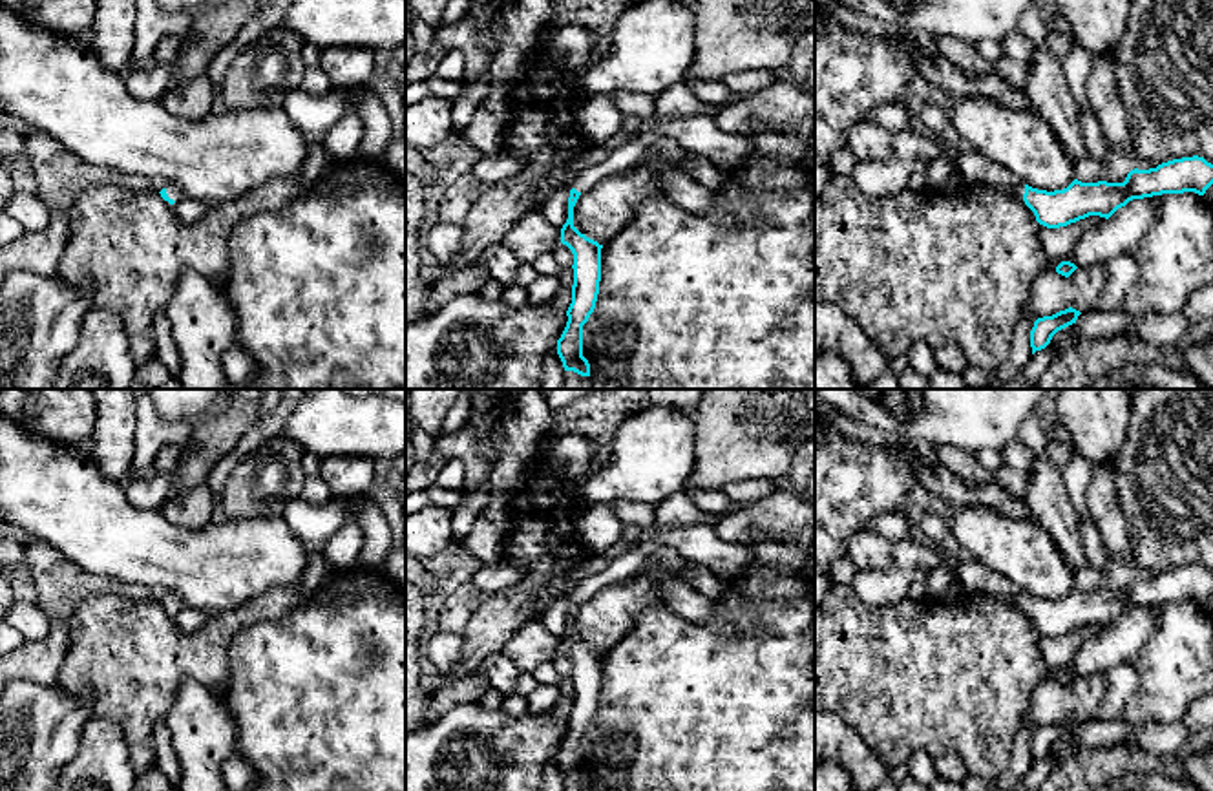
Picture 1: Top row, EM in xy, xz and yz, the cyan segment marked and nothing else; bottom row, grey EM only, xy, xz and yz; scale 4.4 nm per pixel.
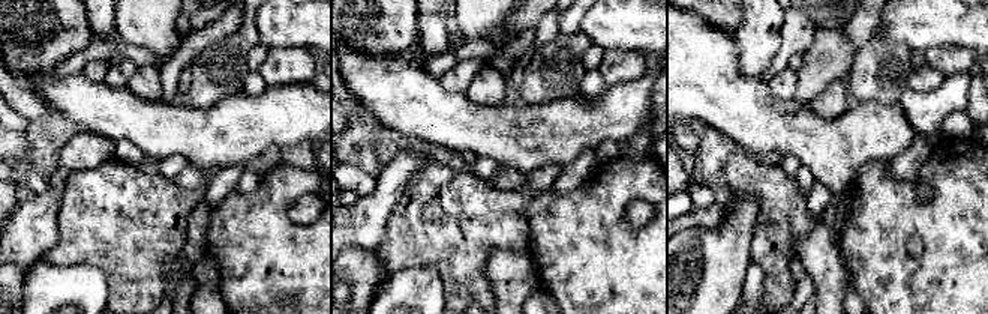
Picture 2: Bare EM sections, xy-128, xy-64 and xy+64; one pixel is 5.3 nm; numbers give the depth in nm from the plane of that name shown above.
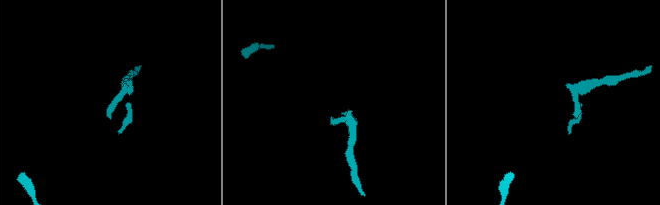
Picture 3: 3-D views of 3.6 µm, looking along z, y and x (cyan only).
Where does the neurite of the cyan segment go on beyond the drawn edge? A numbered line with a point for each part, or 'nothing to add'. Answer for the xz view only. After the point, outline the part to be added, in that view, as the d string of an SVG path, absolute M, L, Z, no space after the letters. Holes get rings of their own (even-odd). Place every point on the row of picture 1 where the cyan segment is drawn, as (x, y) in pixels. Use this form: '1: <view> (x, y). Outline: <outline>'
1: xz (696, 134). Outline: M711 115L672 117L658 128L621 144L601 163L579 170L568 183L570 188L583 194L605 177L630 168L661 137L676 139L683 153L707 157L725 174L740 168L754 152L753 137L722 132Z

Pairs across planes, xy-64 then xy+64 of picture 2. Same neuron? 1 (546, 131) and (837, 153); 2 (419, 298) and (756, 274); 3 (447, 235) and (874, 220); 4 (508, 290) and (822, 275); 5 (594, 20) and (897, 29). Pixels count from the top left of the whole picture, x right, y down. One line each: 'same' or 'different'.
1: same
2: same
3: different
4: same
5: same

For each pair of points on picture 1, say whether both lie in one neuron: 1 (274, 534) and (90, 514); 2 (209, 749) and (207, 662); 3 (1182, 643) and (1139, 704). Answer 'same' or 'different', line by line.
1: same
2: different
3: same

